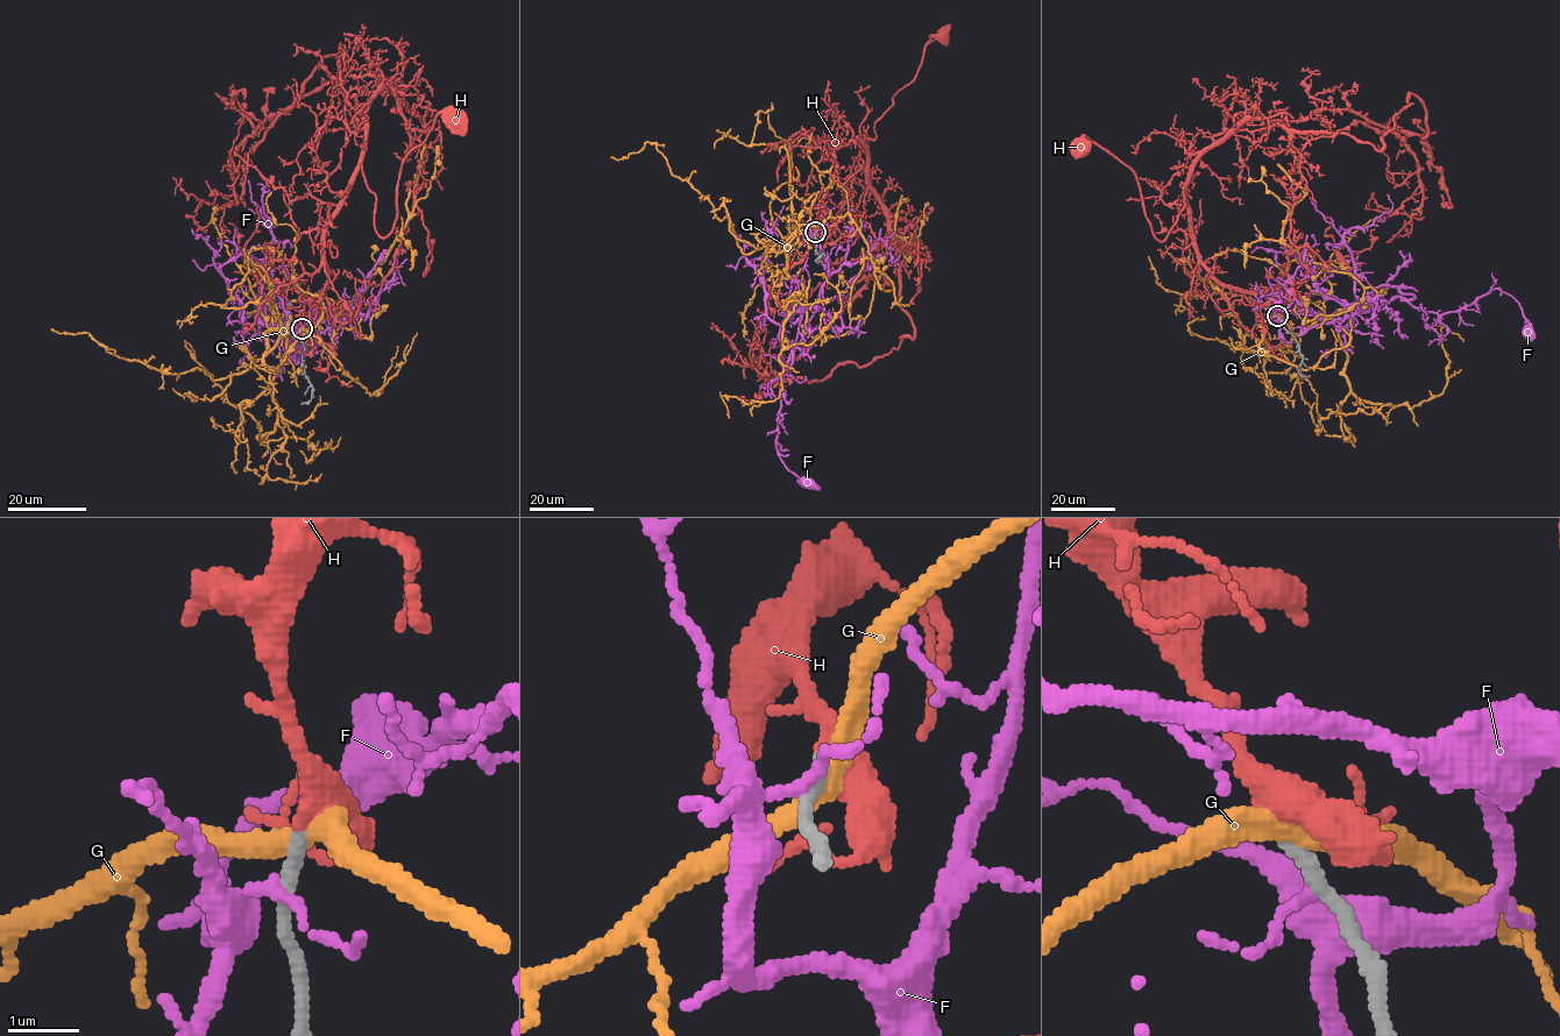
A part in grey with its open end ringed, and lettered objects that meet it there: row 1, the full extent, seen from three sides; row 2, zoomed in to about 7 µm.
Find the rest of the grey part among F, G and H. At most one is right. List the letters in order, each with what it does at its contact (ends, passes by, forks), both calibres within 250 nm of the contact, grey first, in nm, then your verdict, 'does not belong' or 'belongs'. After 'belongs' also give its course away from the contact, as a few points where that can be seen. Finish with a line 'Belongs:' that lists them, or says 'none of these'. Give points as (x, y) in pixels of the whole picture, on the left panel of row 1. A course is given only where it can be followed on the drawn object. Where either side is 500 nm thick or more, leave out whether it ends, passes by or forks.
F: it forks; calibres 280 and 200 nm; does not belong
G: it passes by; calibres 240 and 320 nm; does not belong
H: it passes by; calibres 240 and 460 nm; belongs; course (302, 328), (352, 176), (361, 168), (385, 236), (404, 157), (440, 112), (459, 120)
Belongs: H

